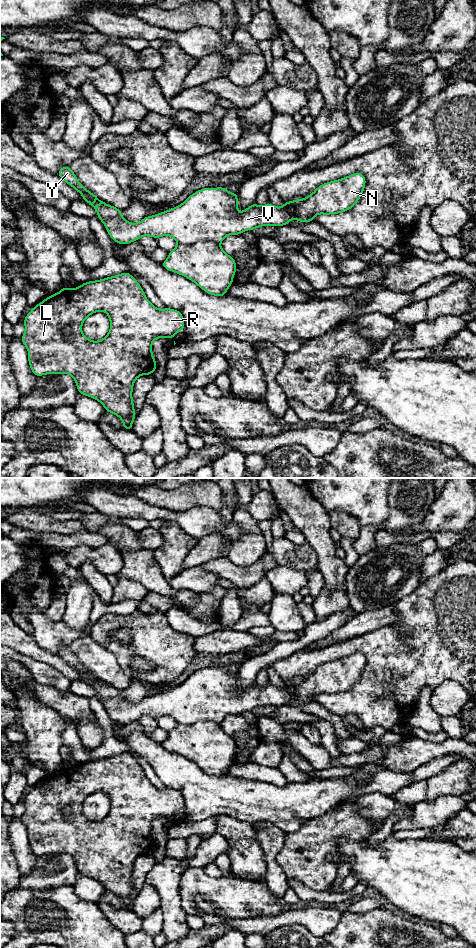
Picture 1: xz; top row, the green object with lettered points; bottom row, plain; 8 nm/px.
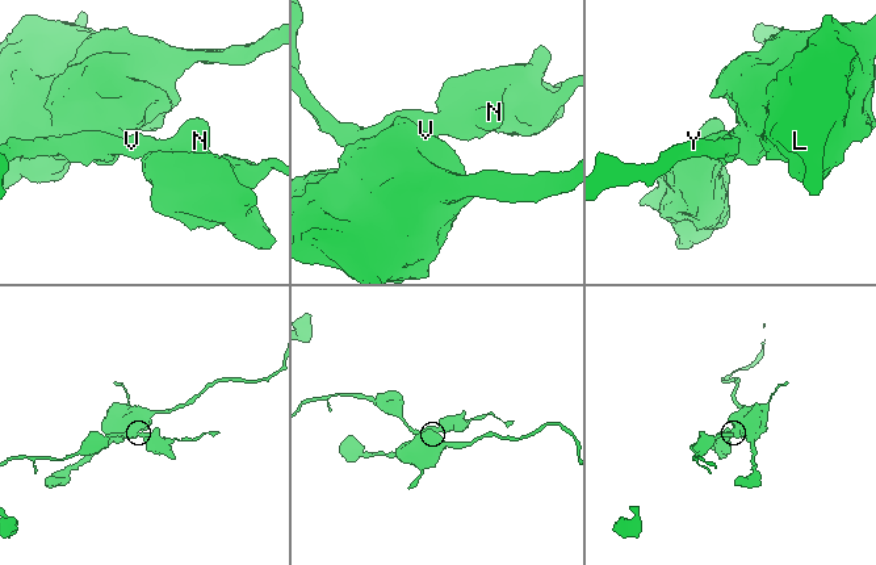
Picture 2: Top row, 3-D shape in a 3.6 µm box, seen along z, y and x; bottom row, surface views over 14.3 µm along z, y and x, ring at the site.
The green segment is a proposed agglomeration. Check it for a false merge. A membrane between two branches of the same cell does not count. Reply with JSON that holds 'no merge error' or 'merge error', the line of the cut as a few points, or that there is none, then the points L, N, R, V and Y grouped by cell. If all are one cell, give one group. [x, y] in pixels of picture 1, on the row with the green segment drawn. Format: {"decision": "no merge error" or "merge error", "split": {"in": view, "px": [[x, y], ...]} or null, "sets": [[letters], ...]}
{"decision": "merge error", "split": {"in": "xz", "px": [[219, 243], [193, 242], [178, 244]]}, "sets": [["L", "R"], ["N", "V", "Y"]]}

